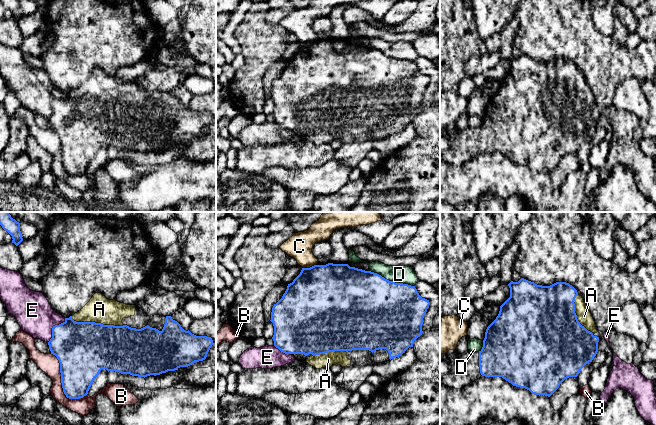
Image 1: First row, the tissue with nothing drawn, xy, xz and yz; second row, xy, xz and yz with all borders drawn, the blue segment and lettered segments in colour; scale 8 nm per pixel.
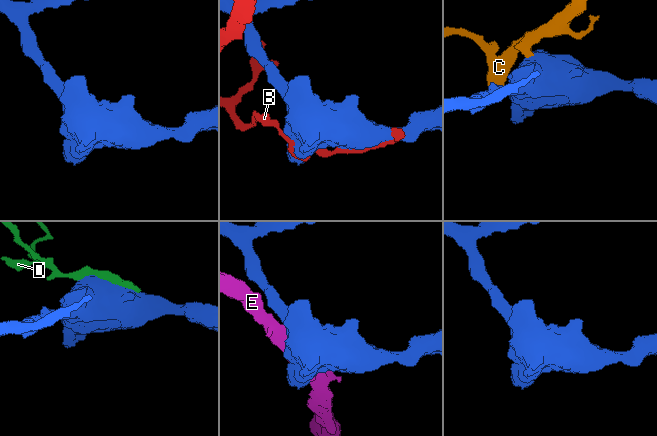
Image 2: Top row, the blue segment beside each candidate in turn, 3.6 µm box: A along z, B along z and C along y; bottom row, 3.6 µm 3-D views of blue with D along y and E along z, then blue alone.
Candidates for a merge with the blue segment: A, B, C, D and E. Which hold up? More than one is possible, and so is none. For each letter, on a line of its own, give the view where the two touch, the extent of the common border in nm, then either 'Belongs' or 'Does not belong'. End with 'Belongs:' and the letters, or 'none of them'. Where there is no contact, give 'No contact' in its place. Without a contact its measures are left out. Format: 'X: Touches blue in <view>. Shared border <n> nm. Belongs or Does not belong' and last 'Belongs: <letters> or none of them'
A: Touches blue in xy. Shared border 440 nm. Belongs
B: Touches blue in xy. Shared border 440 nm. Does not belong
C: Touches blue in xz. Shared border 120 nm. Does not belong
D: Touches blue in xz. Shared border 380 nm. Does not belong
E: Touches blue in xy. Shared border 240 nm. Does not belong
Belongs: A

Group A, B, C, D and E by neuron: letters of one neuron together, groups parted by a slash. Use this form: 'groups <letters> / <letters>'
groups A / B / C / D / E

